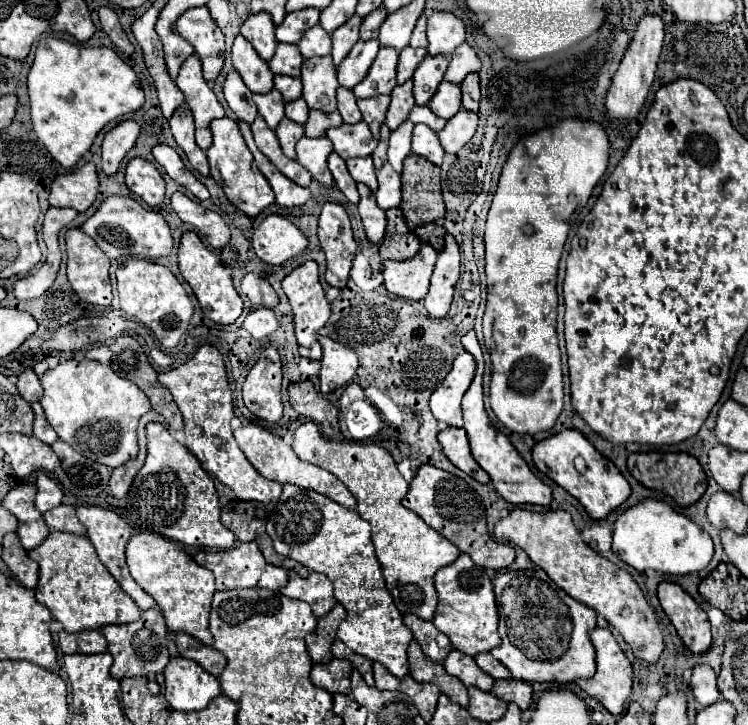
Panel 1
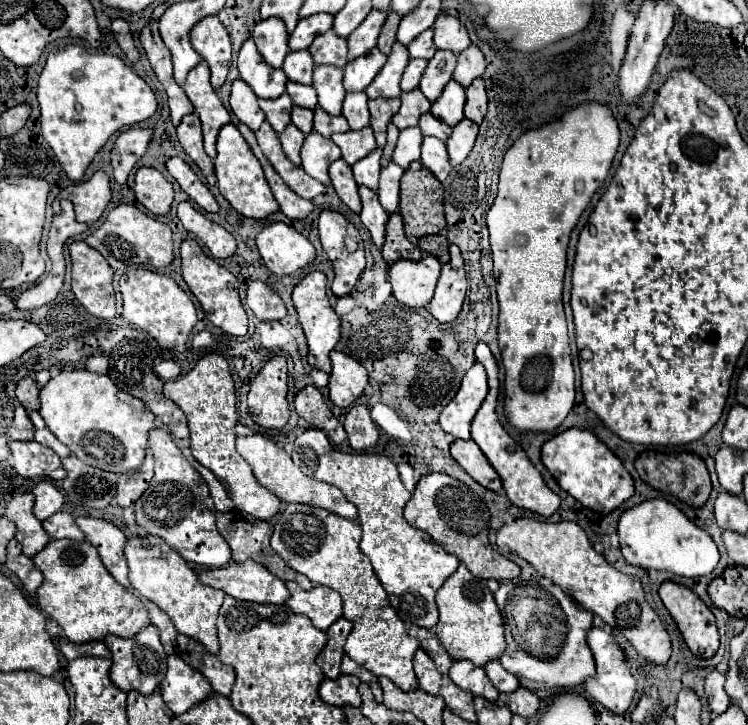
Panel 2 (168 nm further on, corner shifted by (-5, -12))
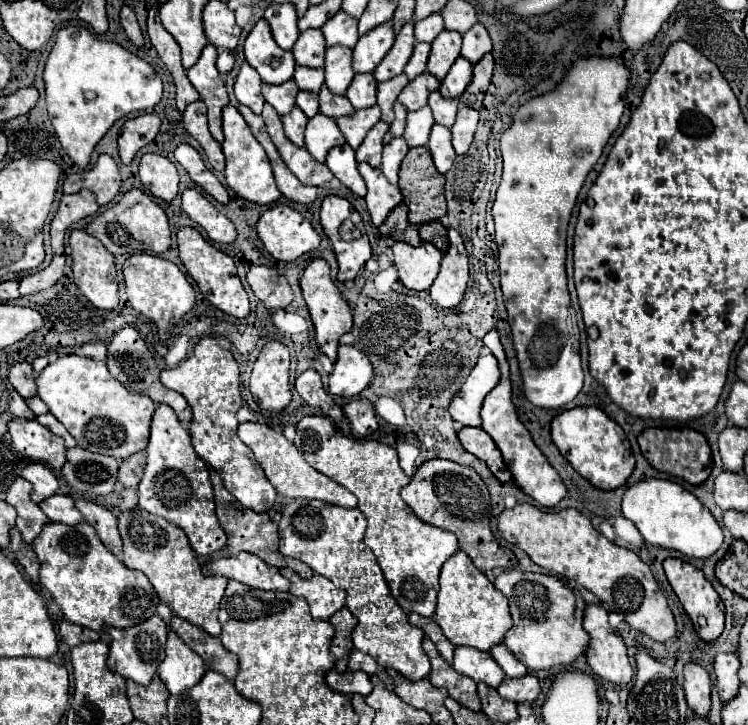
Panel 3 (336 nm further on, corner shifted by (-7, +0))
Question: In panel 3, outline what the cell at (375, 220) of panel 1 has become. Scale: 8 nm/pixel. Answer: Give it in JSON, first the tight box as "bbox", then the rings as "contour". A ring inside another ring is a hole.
{"bbox":[358,164,402,226],"contour":[[[360,164],[358,166],[360,170],[360,176],[364,178],[366,186],[368,186],[368,194],[366,194],[366,204],[368,204],[368,212],[370,212],[370,218],[374,222],[374,226],[380,226],[386,216],[390,214],[390,210],[402,202],[402,194],[400,194],[400,188],[398,186],[392,186],[384,176],[382,172],[376,168],[370,168],[370,164]]]}

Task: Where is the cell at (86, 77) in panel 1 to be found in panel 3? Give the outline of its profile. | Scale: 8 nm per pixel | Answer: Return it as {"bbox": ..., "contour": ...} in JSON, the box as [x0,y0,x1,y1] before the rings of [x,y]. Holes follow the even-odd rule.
{"bbox":[44,26,162,168],"contour":[[[84,26],[58,30],[44,68],[44,88],[48,116],[58,140],[80,168],[90,164],[94,146],[118,118],[130,112],[152,110],[162,98],[162,80],[148,62],[116,42],[98,40]]]}

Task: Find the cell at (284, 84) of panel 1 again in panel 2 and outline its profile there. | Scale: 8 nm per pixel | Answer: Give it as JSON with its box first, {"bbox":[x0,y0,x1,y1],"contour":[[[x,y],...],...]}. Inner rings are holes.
{"bbox":[286,82,318,110],"contour":[[[288,82],[288,84],[286,84],[286,90],[288,90],[288,94],[290,94],[290,98],[292,98],[292,102],[294,102],[296,106],[304,106],[304,108],[314,110],[314,106],[316,106],[318,100],[316,100],[316,90],[314,90],[312,86]]]}

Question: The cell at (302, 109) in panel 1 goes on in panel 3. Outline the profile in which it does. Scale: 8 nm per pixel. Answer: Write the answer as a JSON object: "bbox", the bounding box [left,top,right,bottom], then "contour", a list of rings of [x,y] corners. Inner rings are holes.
{"bbox":[296,92,318,118],"contour":[[[298,92],[296,96],[296,106],[308,116],[312,118],[314,114],[318,114],[318,96],[310,94],[310,92]]]}

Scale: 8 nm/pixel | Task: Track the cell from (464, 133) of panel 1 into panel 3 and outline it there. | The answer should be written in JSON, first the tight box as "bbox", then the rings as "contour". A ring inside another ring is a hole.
{"bbox":[452,104,478,154],"contour":[[[460,104],[456,122],[452,126],[452,144],[456,154],[464,154],[470,148],[476,124],[478,124],[478,112],[474,108]]]}

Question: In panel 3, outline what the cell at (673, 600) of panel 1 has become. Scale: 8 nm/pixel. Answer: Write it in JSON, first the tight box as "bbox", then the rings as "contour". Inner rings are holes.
{"bbox":[664,558,724,642],"contour":[[[668,558],[668,560],[664,560],[664,572],[666,572],[666,578],[668,578],[672,590],[676,592],[678,600],[682,602],[686,614],[690,616],[698,638],[704,640],[704,642],[714,642],[724,630],[724,604],[722,604],[718,592],[704,578],[704,574],[698,568],[694,568],[692,564],[688,564],[688,562]]]}

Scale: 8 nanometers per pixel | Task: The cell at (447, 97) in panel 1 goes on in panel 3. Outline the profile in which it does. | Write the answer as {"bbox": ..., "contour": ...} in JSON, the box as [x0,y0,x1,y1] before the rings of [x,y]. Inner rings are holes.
{"bbox":[438,56,472,98],"contour":[[[460,56],[452,64],[450,72],[446,74],[446,78],[440,82],[440,90],[438,92],[444,98],[458,98],[466,90],[466,86],[470,84],[470,80],[472,80],[472,64],[466,58]]]}

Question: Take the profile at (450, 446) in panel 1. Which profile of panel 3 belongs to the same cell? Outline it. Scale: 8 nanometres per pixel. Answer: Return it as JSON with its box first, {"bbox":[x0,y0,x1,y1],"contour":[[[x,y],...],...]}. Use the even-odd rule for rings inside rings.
{"bbox":[458,428,512,482],"contour":[[[462,428],[458,432],[458,440],[468,452],[472,452],[476,458],[486,462],[488,468],[492,470],[492,474],[500,482],[510,482],[512,480],[512,474],[508,472],[508,468],[506,468],[506,464],[500,456],[500,450],[492,442],[492,438],[486,432],[482,432],[482,428]]]}

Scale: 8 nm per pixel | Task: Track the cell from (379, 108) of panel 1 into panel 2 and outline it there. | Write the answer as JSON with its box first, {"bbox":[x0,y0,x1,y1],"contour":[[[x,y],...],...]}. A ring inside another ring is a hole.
{"bbox":[368,98,400,148],"contour":[[[380,98],[380,100],[370,100],[368,106],[370,106],[370,126],[374,130],[376,144],[380,148],[384,148],[384,144],[386,144],[386,126],[388,126],[392,114],[398,110],[400,102],[398,102],[398,98],[392,98],[392,100]]]}

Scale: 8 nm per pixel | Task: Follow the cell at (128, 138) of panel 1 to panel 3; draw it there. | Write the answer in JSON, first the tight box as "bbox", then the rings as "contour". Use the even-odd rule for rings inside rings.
{"bbox":[118,114,160,164],"contour":[[[142,114],[126,120],[122,126],[122,134],[118,138],[122,164],[130,164],[136,152],[154,140],[158,130],[160,130],[160,118],[156,114]]]}

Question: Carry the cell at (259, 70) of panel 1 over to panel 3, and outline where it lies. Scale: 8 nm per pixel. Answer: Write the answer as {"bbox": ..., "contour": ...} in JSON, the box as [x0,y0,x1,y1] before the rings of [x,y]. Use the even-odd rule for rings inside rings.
{"bbox":[244,20,296,84],"contour":[[[258,20],[250,30],[244,42],[244,56],[266,84],[282,84],[290,80],[296,68],[292,52],[286,52],[274,44],[266,20]]]}

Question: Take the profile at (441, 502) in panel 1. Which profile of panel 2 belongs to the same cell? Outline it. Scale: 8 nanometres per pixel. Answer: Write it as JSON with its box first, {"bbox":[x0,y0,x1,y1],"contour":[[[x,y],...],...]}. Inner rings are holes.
{"bbox":[404,474,520,582],"contour":[[[448,474],[422,476],[412,492],[412,498],[404,506],[404,518],[408,520],[410,526],[430,534],[432,540],[440,544],[444,550],[458,556],[458,560],[464,562],[476,578],[484,578],[484,580],[494,578],[502,582],[502,580],[512,580],[520,574],[520,568],[512,560],[492,550],[488,540],[490,512],[482,502],[482,498],[466,484],[450,478]]]}

